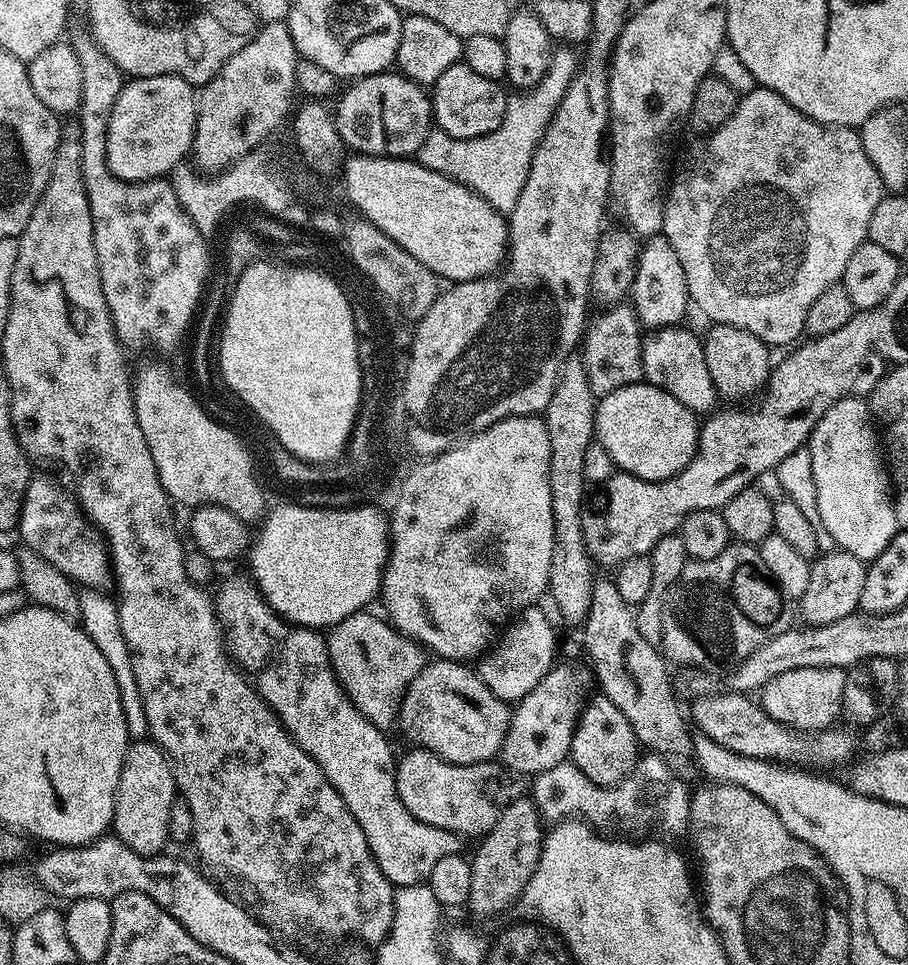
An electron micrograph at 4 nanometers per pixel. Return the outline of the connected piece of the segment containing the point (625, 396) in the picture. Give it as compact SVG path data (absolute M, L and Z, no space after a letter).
M641 382L599 397L595 439L606 446L619 471L659 482L677 476L694 458L700 445L700 425L697 413L682 406L678 398L650 383Z

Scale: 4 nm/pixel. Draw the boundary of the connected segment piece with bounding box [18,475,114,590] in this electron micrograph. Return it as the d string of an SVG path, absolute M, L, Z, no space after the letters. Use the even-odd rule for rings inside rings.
M33 475L28 481L24 505L20 508L18 533L23 547L34 550L58 566L77 586L88 590L108 590L113 587L114 577L103 536L88 523L88 517L80 511L80 505L67 487L55 484L48 476ZM84 584L84 585L83 585Z

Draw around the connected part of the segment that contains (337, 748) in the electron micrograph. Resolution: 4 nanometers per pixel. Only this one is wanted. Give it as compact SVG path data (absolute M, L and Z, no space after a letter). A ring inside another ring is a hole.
M243 575L230 577L221 586L220 593L214 596L216 617L224 630L226 647L232 659L249 673L256 672L254 683L260 697L276 711L276 717L284 723L284 728L298 742L298 746L302 746L302 750L306 750L306 754L318 762L334 790L342 794L342 802L346 802L350 814L354 814L358 826L362 826L362 834L366 834L366 842L370 842L370 850L382 874L386 874L393 886L425 883L430 870L434 870L434 862L446 858L446 854L461 851L460 833L430 826L414 818L414 814L402 806L402 798L398 798L396 793L397 757L392 756L392 748L384 737L387 735L357 710L338 682L328 657L327 639L317 629L304 628L283 620L256 589L251 575Z

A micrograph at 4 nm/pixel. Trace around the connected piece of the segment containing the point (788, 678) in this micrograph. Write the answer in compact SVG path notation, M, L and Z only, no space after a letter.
M843 668L786 670L786 674L778 674L776 678L770 678L770 682L766 682L762 690L762 703L770 718L800 732L819 732L833 727L841 719L845 690L846 672Z

